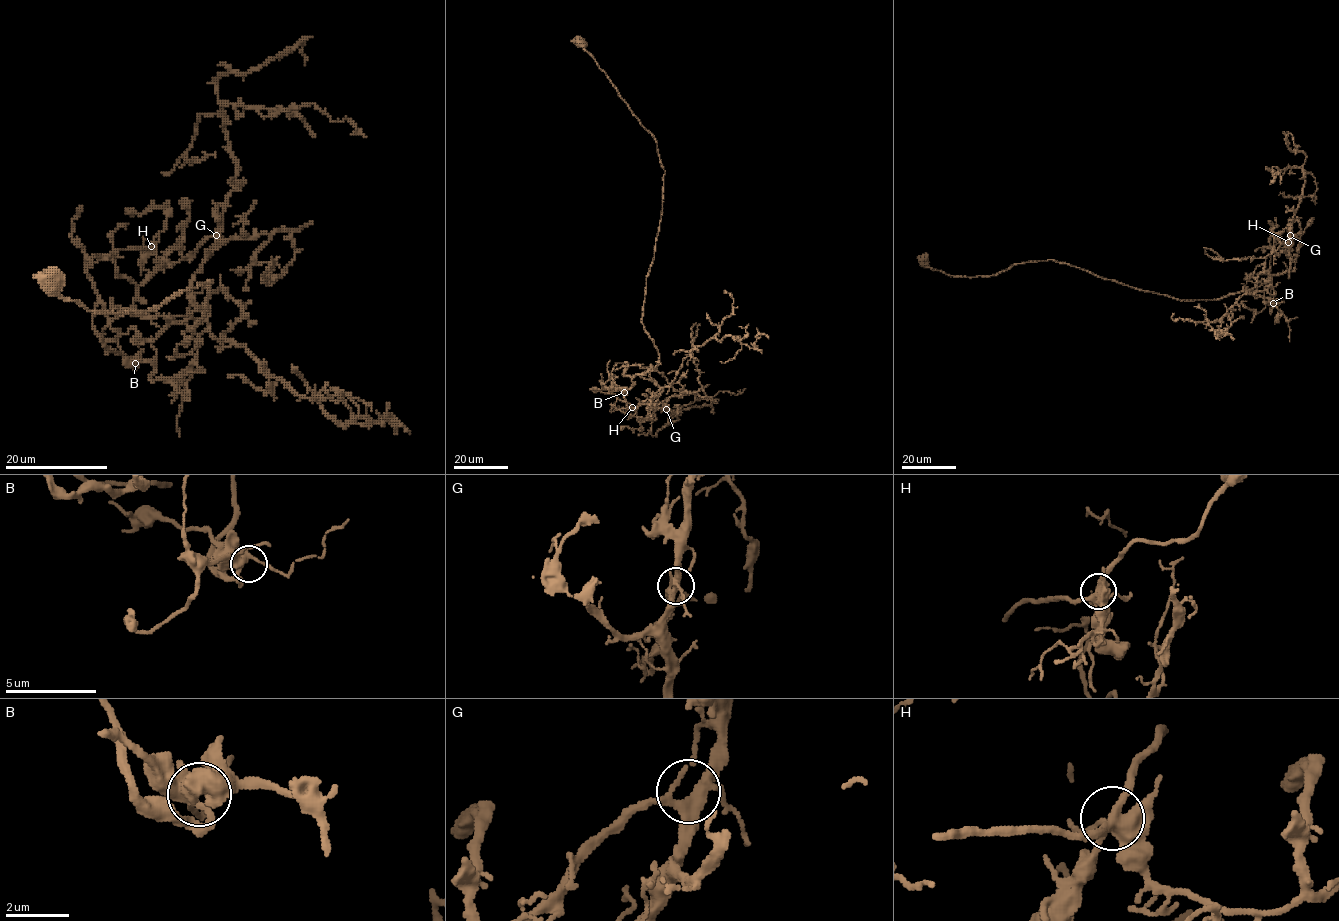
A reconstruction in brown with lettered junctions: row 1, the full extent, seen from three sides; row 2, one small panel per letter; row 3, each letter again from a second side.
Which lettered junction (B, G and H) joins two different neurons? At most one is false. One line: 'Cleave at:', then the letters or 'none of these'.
Cleave at: none of these

